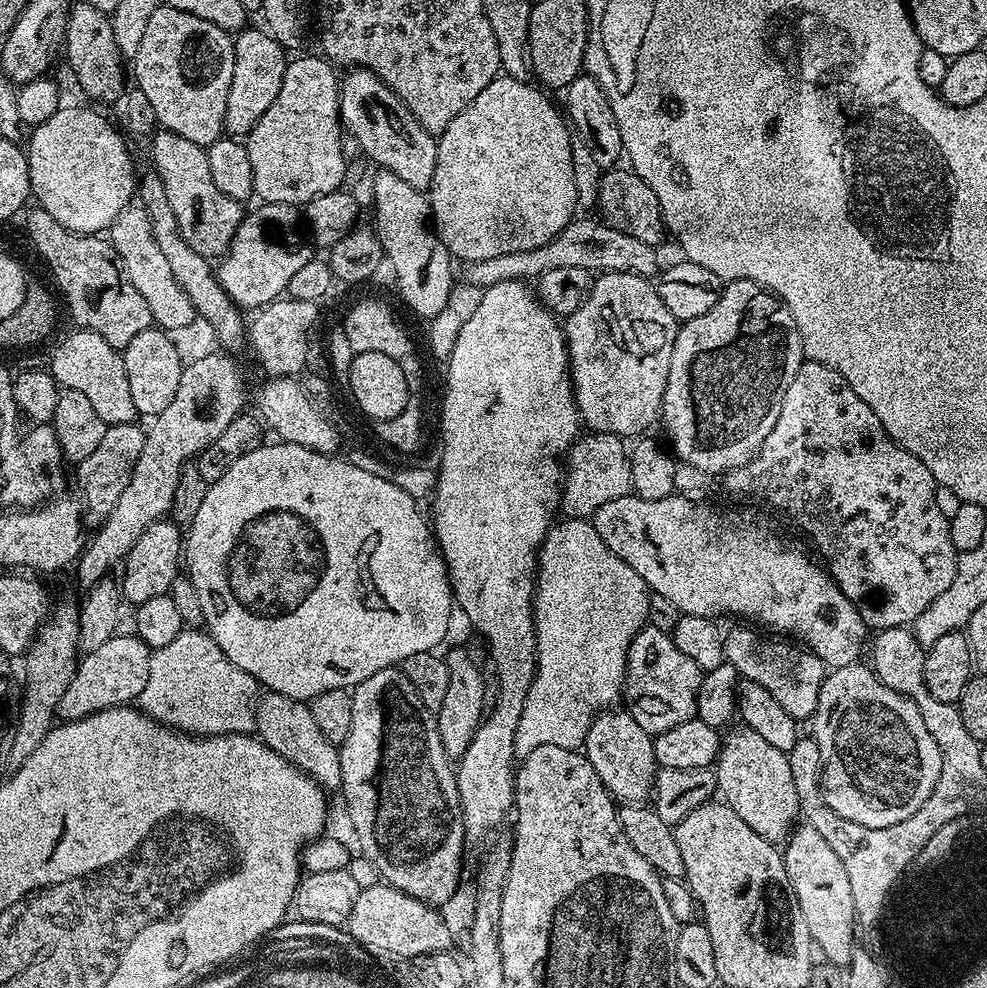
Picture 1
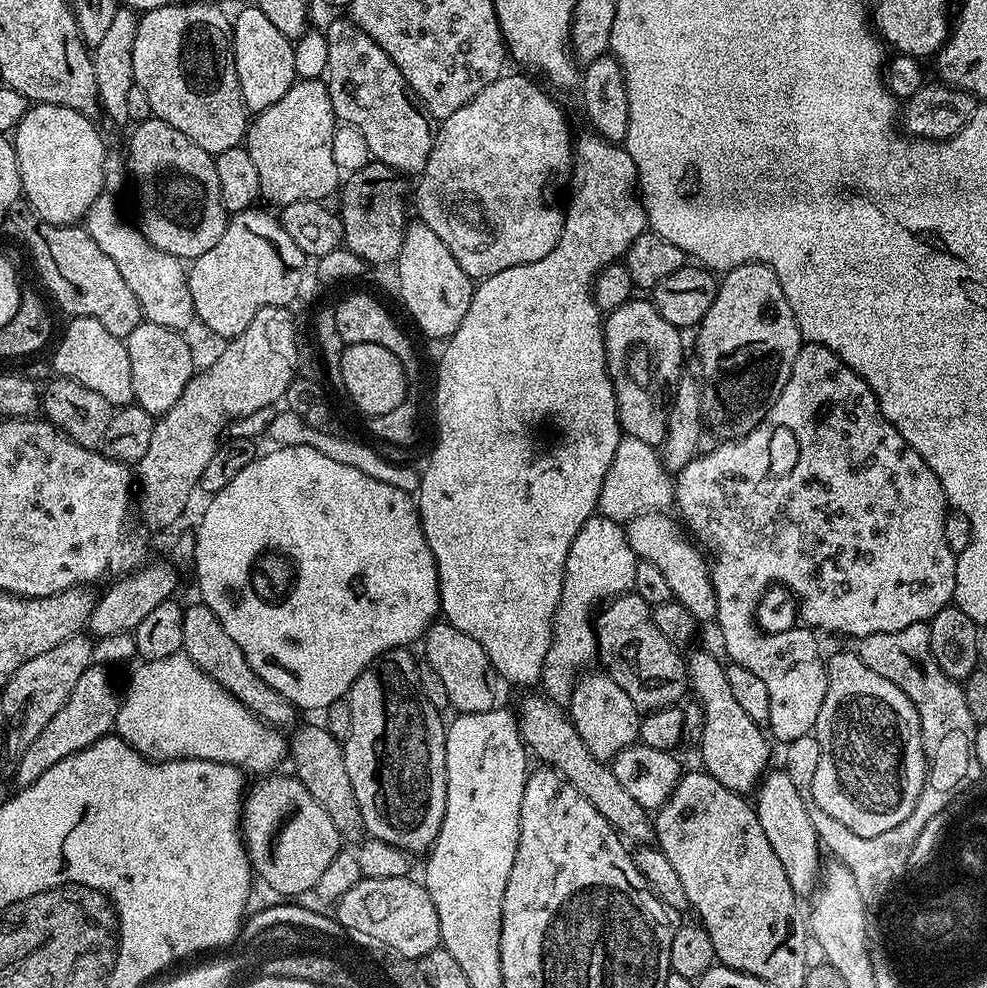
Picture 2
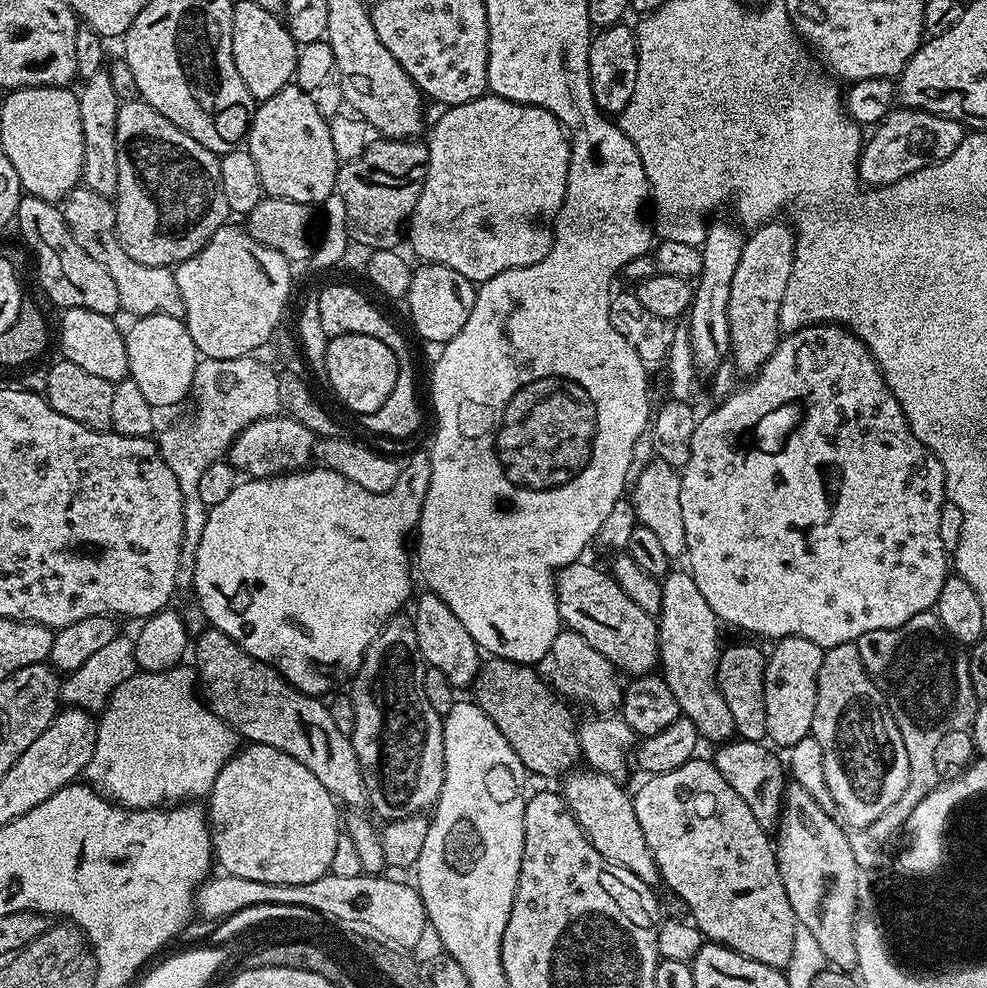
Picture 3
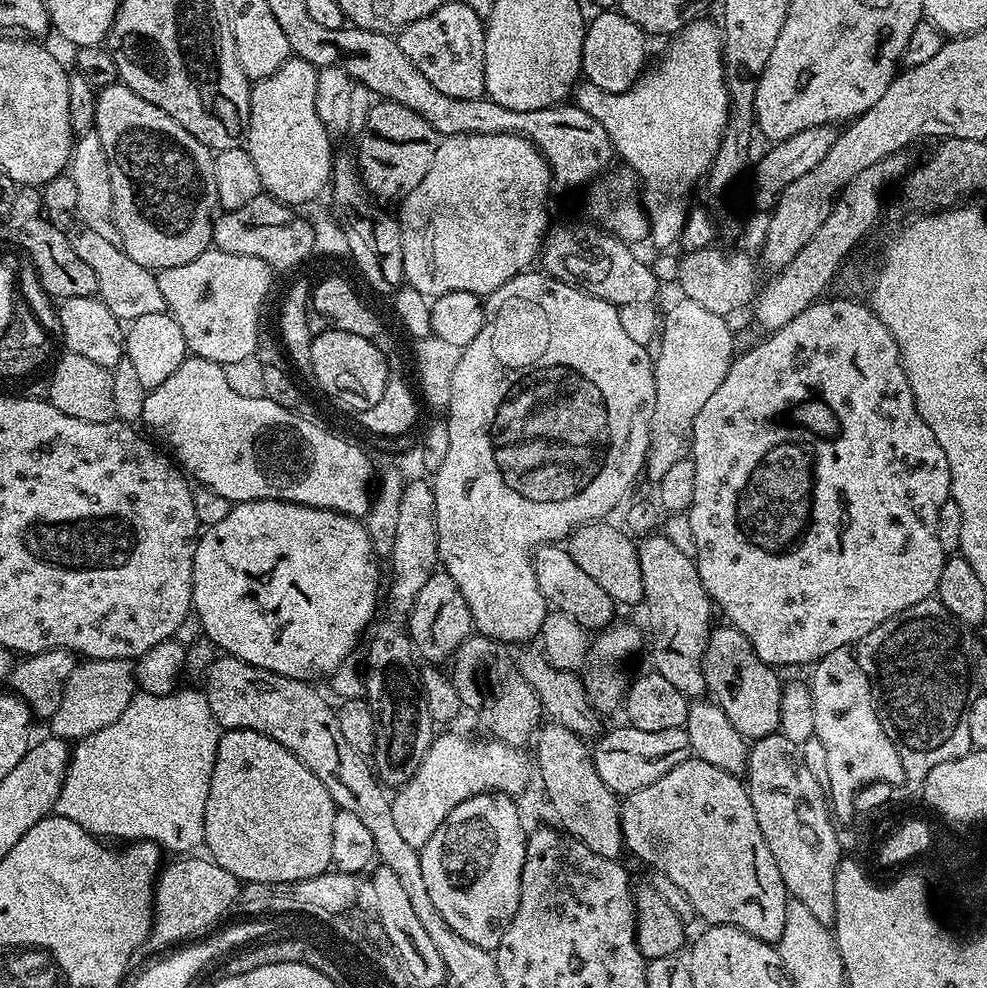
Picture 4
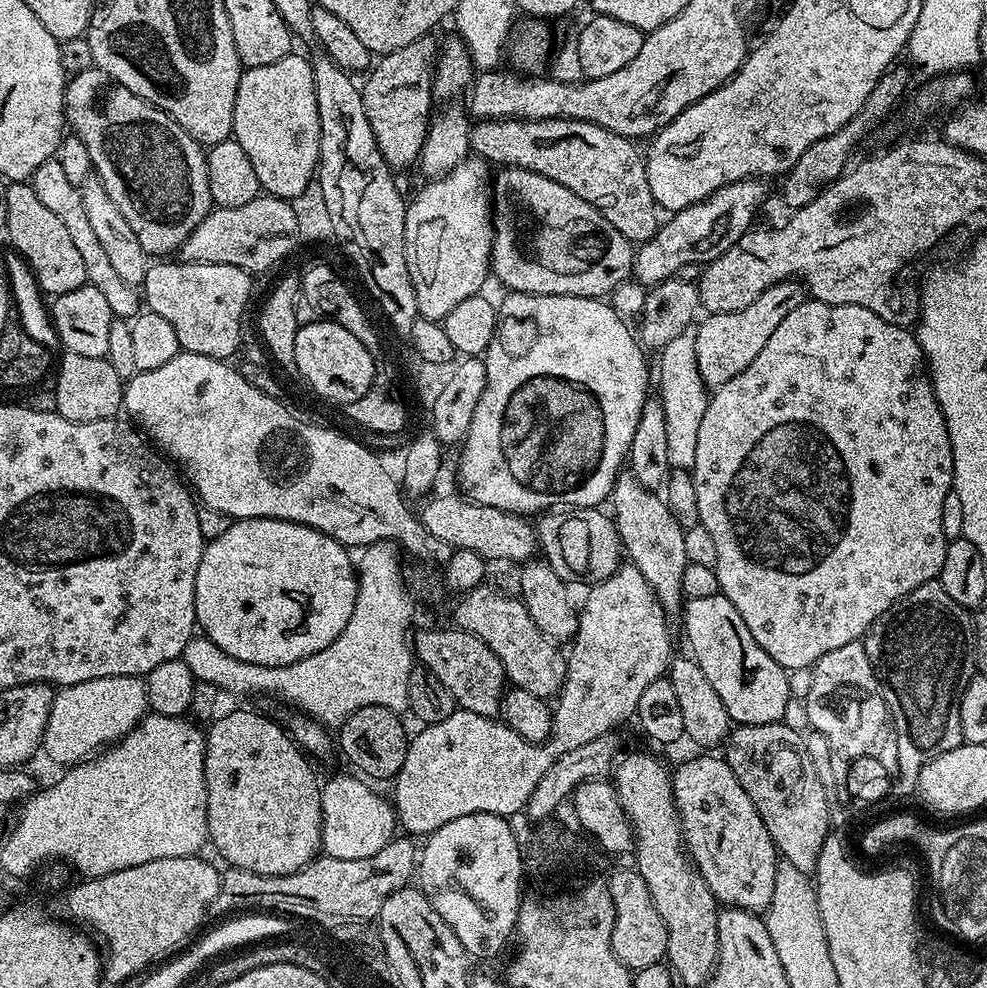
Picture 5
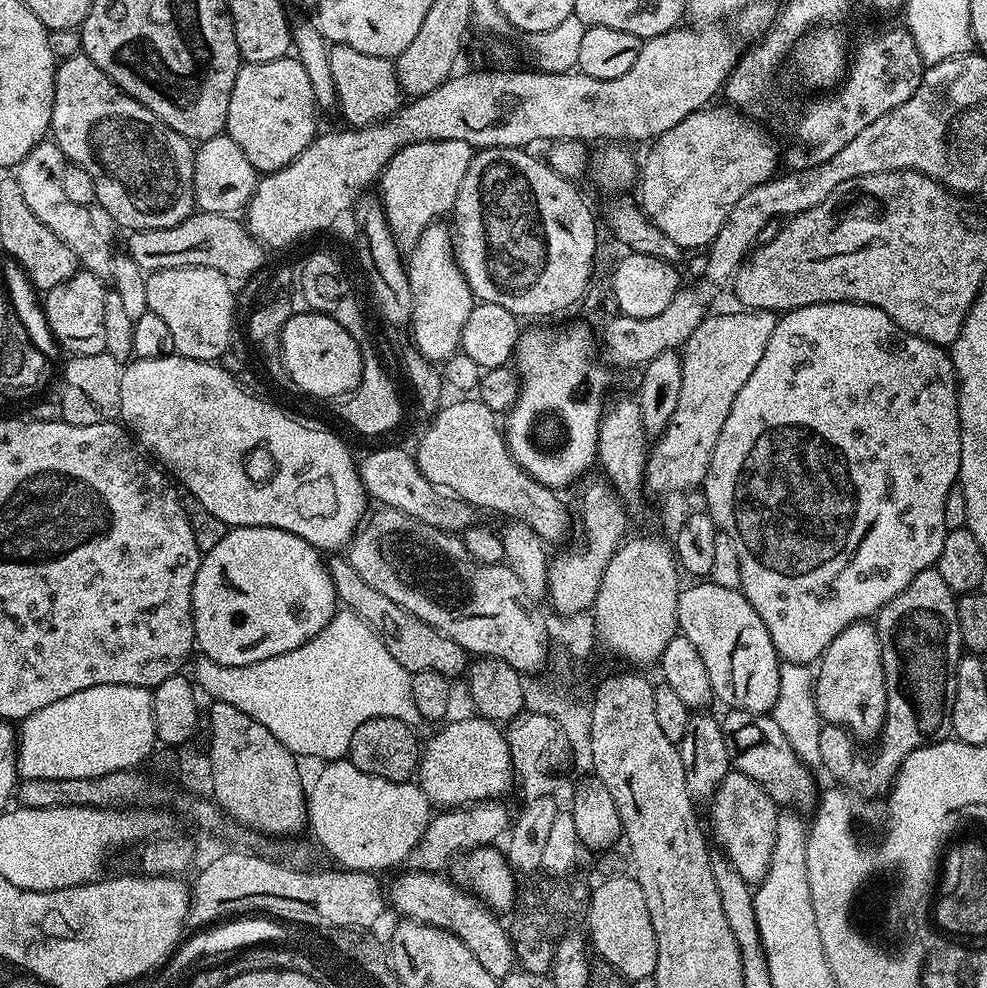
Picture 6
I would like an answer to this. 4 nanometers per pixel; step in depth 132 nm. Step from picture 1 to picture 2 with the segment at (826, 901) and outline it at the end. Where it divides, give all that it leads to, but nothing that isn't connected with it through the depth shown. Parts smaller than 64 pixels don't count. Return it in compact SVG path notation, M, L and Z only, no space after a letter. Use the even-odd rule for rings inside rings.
M769 770L764 773L755 789L754 807L758 822L762 822L762 834L770 838L770 846L774 846L774 854L778 854L778 862L786 870L786 878L790 878L790 886L797 897L815 893L818 877L822 872L822 853L820 839L810 822L810 814L806 814L806 802L802 802L802 794L790 782L790 774L783 770Z

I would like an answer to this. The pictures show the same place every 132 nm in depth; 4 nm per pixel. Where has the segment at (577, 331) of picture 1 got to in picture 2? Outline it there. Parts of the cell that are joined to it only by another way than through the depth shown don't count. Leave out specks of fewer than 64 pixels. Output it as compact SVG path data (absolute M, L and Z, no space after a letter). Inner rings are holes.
M633 298L627 300L622 306L618 306L613 312L607 313L606 319L603 321L604 325L604 345L606 346L606 354L608 355L608 376L612 379L612 385L616 391L616 410L620 413L620 426L627 435L634 438L642 438L642 442L651 444L653 446L660 446L667 438L667 422L668 422L668 409L672 404L672 399L675 392L678 390L678 384L682 369L684 367L684 340L682 337L681 329L675 328L670 322L666 322L666 318L662 318L662 314L658 314L655 304L651 299Z

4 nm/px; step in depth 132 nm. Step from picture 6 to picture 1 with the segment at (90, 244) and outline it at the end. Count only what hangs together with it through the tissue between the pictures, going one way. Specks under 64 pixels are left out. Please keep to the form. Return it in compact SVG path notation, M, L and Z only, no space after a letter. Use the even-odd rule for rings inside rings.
M129 206L118 213L116 219L112 221L112 227L107 229L106 236L112 249L118 254L134 290L138 290L138 294L146 298L146 306L150 306L152 323L155 327L172 333L179 327L197 323L198 317L190 298L186 298L182 286L178 286L174 273L170 270L170 262L166 262L158 242L154 242L152 223L143 207Z

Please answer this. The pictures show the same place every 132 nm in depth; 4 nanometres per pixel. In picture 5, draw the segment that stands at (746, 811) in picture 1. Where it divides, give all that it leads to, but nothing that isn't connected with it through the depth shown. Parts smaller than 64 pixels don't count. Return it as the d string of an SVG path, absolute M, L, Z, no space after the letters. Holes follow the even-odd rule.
M630 474L616 477L610 497L611 504L610 512L627 559L635 564L638 570L642 570L642 578L650 582L665 612L679 613L682 608L680 595L684 592L684 571L689 571L690 568L686 558L684 529L676 521L674 514L670 514L667 503Z

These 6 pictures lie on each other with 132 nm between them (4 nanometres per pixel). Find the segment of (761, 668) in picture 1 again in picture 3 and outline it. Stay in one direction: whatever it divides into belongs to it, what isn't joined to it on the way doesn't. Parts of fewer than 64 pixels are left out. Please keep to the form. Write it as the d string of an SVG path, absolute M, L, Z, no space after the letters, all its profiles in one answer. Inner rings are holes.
M788 636L773 645L773 652L767 655L764 668L764 693L766 694L766 738L775 746L787 750L811 735L814 708L817 706L817 674L821 669L825 651L809 639Z

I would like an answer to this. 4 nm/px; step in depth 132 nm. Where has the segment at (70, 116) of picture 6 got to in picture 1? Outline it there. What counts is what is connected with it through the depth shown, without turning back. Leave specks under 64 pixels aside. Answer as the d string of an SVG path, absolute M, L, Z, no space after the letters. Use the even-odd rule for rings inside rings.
M160 130L151 137L151 167L162 178L162 186L166 186L166 198L170 198L170 207L174 210L174 218L178 218L178 230L182 238L198 254L209 258L220 258L232 245L234 234L238 230L246 212L241 201L226 198L218 186L210 178L210 162L207 151L201 145L190 142L178 134Z

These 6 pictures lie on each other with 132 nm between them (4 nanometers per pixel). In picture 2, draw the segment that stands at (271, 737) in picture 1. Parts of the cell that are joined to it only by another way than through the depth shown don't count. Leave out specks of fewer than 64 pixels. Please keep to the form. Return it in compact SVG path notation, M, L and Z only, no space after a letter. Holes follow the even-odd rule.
M317 724L297 727L297 732L290 736L290 764L296 767L294 775L302 782L310 798L330 814L330 822L334 822L334 830L338 830L341 841L348 843L349 840L352 843L349 845L356 846L365 839L366 833L358 798L354 798L354 786L350 786L350 774L346 774L344 745L334 739L327 727Z

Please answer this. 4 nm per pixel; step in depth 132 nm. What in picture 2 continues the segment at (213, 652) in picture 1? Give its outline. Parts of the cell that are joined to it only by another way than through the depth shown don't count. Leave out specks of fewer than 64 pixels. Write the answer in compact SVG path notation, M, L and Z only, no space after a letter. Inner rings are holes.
M183 651L137 665L128 689L123 689L114 732L144 759L209 760L235 764L249 773L260 772L256 774L275 773L276 767L289 759L289 741L242 706Z

